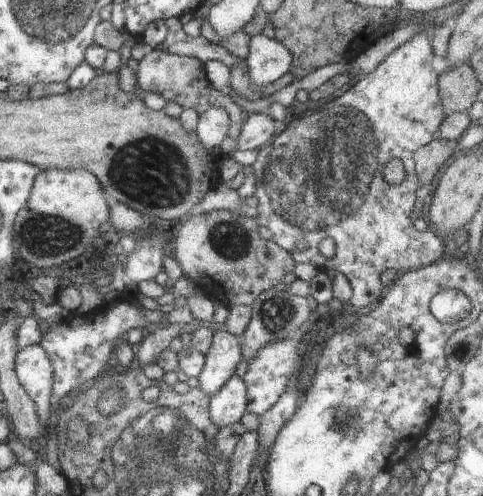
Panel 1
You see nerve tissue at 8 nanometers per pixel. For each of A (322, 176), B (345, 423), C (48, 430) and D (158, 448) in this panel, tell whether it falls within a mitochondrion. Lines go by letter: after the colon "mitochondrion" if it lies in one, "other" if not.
A: mitochondrion
B: mitochondrion
C: other
D: mitochondrion

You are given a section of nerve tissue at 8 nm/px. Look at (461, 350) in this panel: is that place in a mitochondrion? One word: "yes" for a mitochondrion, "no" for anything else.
no

